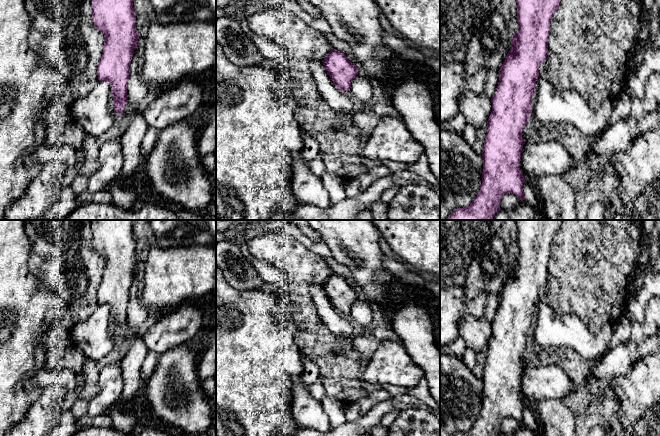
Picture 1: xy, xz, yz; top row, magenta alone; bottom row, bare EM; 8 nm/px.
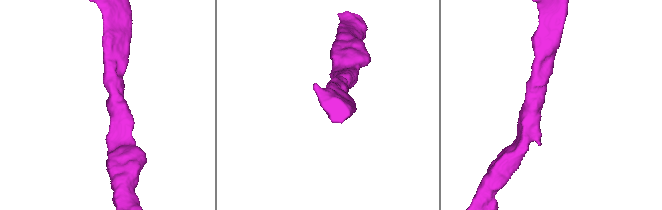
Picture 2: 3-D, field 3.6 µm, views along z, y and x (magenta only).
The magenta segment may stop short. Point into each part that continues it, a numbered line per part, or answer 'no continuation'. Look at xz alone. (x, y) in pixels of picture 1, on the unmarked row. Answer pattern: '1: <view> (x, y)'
no continuation

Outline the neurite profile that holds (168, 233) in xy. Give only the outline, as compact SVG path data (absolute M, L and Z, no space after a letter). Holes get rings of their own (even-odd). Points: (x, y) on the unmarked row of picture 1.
M149 220L160 248L215 245L203 220Z

